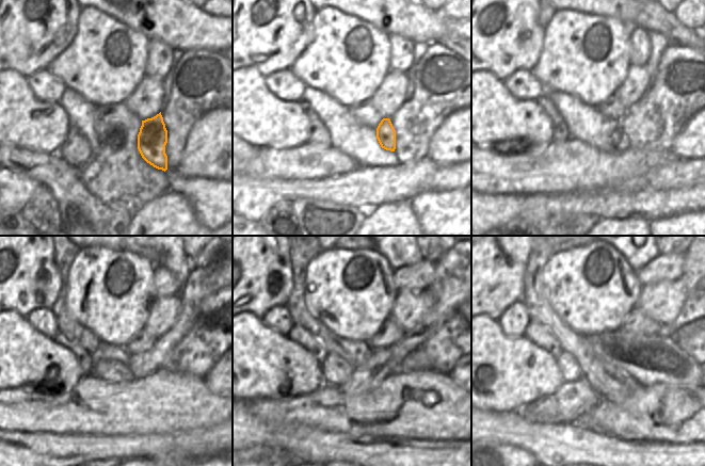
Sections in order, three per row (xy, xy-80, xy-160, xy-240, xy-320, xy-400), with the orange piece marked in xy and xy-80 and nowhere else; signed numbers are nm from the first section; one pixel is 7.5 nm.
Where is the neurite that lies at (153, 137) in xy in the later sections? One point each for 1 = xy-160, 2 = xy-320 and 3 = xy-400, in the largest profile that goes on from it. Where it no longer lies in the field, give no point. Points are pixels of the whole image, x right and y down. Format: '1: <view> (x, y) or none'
1: xy-160 (620, 141)
2: xy-320 (336, 371)
3: xy-400 (571, 371)

